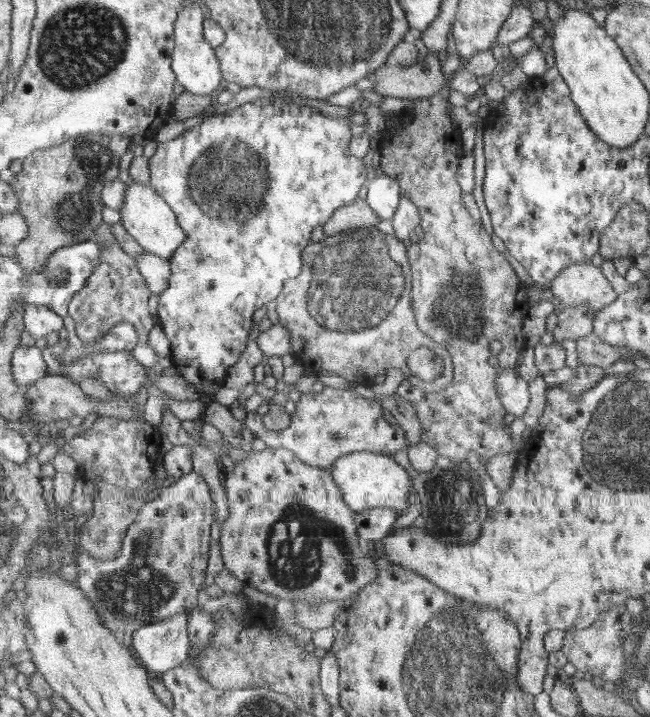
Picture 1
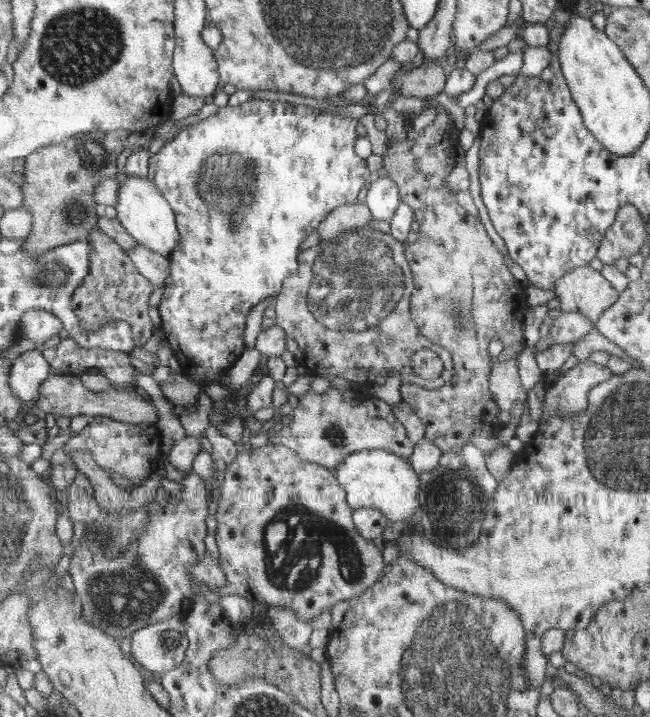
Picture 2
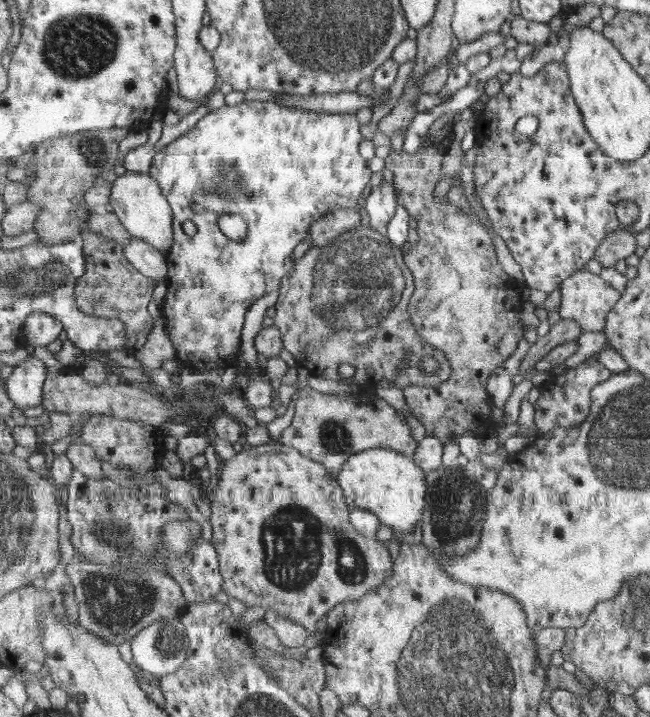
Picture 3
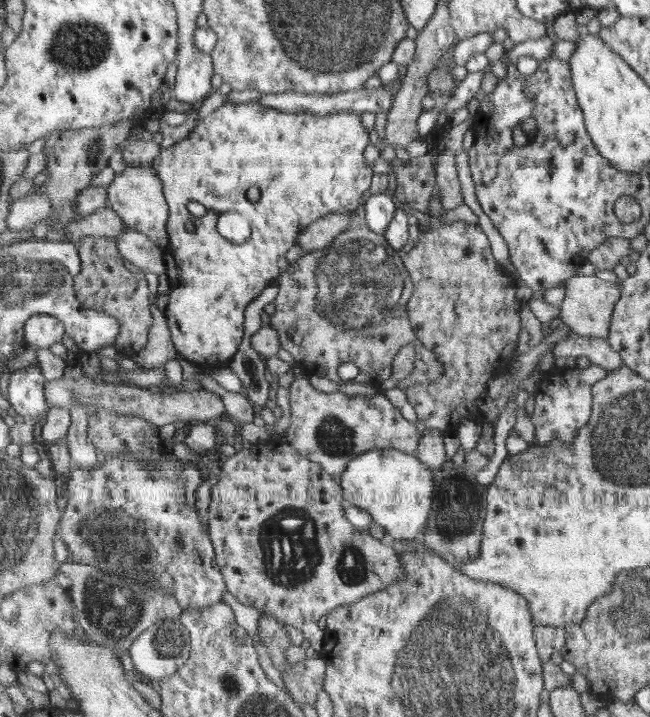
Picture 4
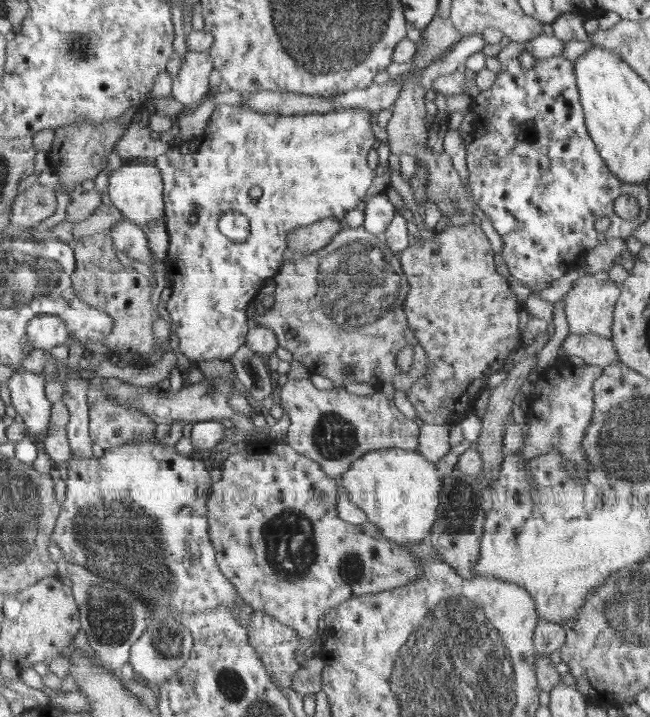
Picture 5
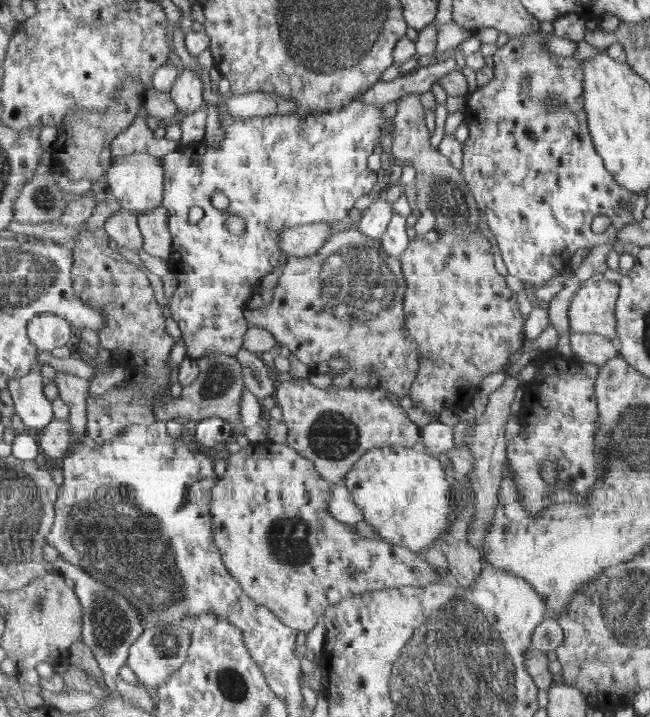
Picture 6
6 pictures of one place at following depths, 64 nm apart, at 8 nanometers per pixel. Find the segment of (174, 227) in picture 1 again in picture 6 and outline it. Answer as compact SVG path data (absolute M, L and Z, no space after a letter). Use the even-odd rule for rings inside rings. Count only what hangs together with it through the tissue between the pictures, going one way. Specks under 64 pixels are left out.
M147 154L113 158L107 174L108 189L117 197L122 207L128 208L128 210L138 214L138 216L142 216L145 212L163 204L165 169L161 162L162 160L157 158L157 156L149 156Z

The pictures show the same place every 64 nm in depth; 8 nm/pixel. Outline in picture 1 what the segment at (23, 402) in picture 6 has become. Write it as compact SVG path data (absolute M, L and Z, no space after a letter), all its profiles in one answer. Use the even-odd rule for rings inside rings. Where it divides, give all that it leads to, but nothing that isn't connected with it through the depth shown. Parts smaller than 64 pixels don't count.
M35 346L17 348L12 359L12 370L17 386L27 395L31 384L48 375L43 350Z

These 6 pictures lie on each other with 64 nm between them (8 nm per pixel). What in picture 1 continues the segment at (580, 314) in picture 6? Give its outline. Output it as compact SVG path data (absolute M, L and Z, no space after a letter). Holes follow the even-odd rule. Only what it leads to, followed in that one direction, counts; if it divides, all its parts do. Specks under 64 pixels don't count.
M591 262L571 264L551 284L554 296L568 309L587 306L595 313L617 300L617 292L601 268Z

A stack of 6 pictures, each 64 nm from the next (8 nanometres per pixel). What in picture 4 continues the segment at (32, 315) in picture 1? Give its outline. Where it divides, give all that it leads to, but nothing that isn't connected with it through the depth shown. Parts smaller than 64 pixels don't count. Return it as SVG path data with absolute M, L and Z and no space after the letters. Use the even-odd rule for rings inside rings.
M41 314L29 318L25 326L26 340L31 348L51 348L65 336L65 325L57 317Z

